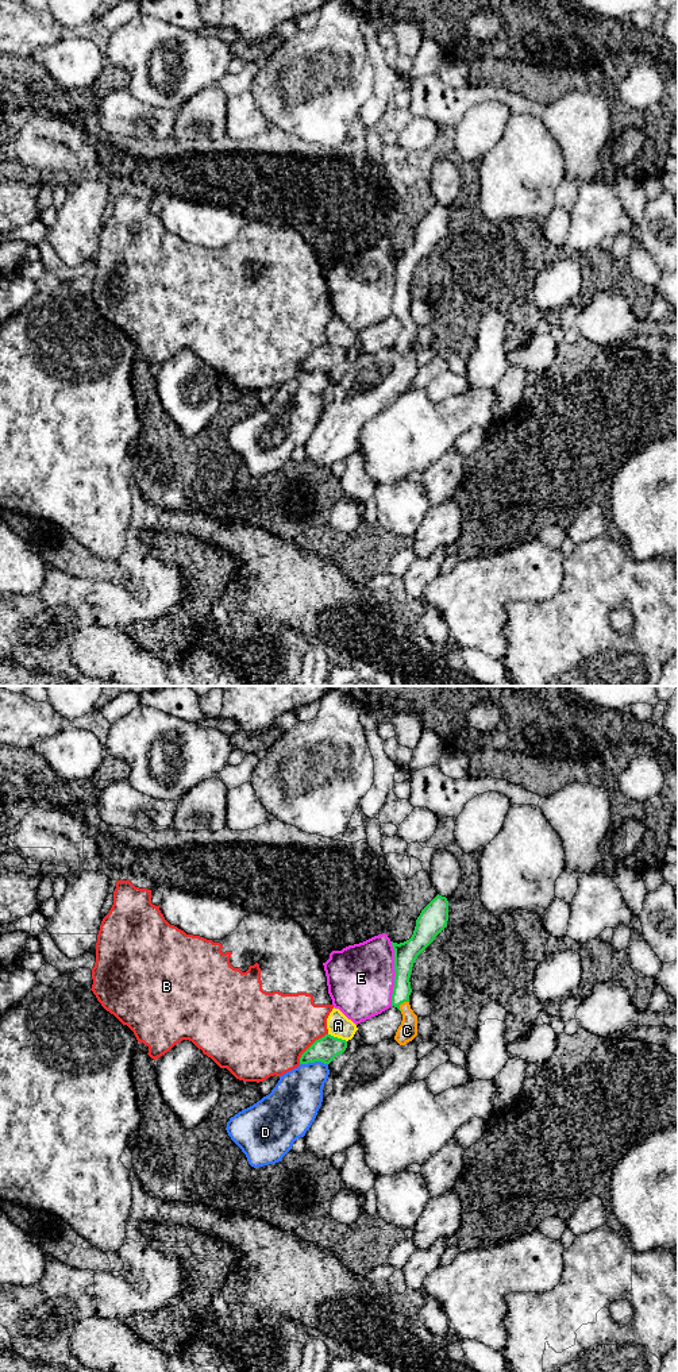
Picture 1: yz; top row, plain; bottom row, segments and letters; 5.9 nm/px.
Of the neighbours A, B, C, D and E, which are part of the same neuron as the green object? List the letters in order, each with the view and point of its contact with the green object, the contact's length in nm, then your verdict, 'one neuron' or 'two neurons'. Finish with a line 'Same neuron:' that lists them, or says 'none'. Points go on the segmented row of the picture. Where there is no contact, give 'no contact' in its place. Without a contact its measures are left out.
A: yz (336, 1037) | 120 nm | two neurons
B: yz (309, 1047) | 260 nm | two neurons
C: yz (401, 1002) | 80 nm | one neuron
D: yz (314, 1062) | 170 nm | two neurons
E: yz (396, 974) | 380 nm | two neurons
Same neuron: C

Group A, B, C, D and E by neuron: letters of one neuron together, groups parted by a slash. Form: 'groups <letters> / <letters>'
groups A / B / C / D / E

